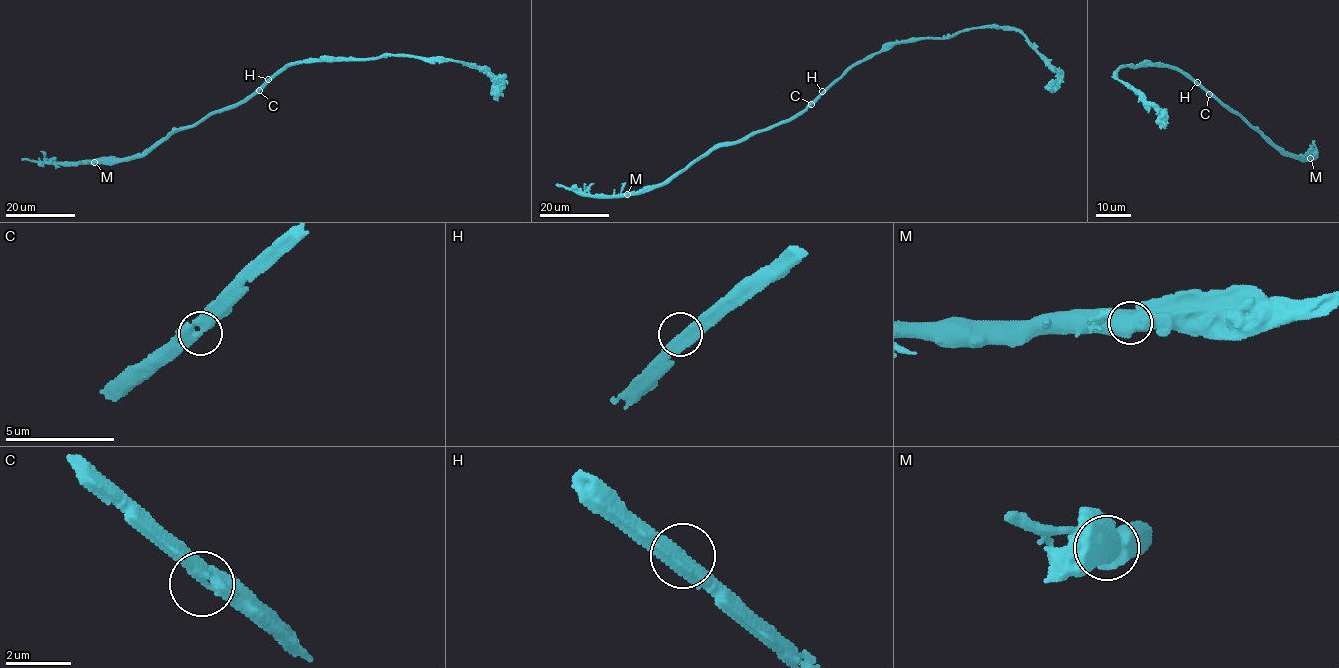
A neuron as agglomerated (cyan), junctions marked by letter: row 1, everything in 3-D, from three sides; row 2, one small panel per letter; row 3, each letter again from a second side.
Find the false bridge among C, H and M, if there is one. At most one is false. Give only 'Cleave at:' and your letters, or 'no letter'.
Cleave at: M

